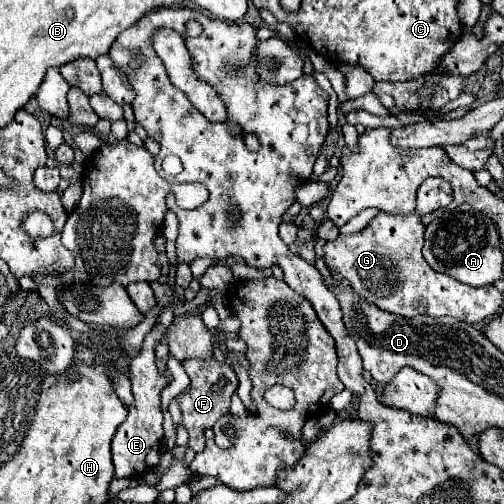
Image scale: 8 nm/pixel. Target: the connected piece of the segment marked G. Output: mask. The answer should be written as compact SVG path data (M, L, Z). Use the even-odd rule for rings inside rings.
M417 211L413 215L377 213L363 231L339 235L335 241L327 241L325 263L349 279L357 295L389 313L403 317L449 315L467 323L481 323L493 317L503 303L503 295L493 285L471 287L445 273L433 271L421 255L423 231L425 225Z

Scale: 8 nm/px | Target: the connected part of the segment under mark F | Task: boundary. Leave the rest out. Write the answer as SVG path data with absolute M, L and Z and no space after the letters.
M215 359L211 361L185 361L185 371L191 377L191 387L187 391L183 391L177 399L183 411L183 425L187 427L189 433L189 449L193 449L195 453L205 449L205 429L211 429L223 415L229 413L229 403L231 403L231 395L237 391L237 377L233 373L231 367L227 367L225 363L219 363Z

